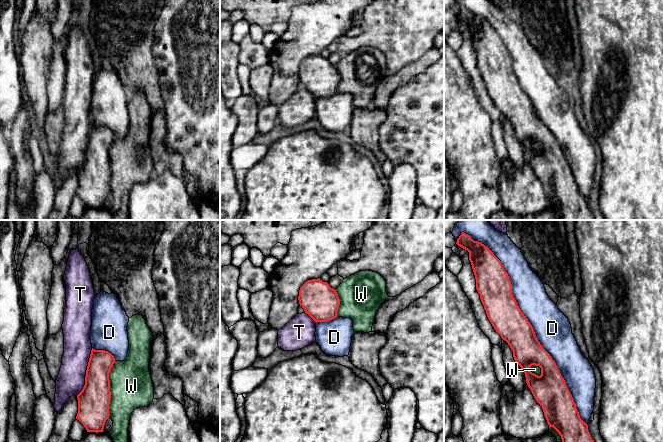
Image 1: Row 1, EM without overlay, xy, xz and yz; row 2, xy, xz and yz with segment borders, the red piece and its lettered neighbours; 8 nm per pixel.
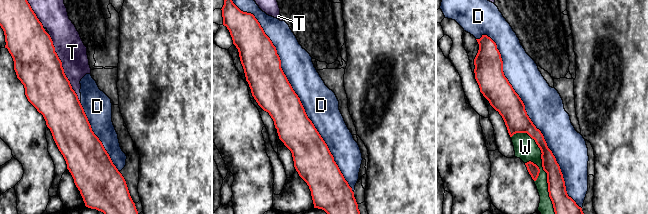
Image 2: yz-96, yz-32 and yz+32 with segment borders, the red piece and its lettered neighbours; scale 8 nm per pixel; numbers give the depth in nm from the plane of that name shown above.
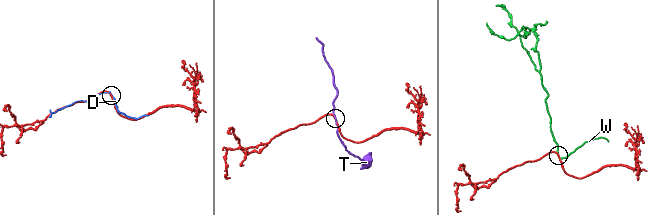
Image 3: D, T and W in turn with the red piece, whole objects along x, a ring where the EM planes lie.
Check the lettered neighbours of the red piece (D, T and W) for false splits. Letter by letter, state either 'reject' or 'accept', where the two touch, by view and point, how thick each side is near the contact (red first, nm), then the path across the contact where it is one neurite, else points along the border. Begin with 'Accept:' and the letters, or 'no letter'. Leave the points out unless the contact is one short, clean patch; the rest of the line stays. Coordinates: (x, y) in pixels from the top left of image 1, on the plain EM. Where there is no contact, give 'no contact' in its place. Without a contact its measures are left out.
Accept: D
D: accept | yz (529, 99) | 260/300 nm
T: reject | xy (86, 148) | 260/220 nm
W: reject | xy (109, 164) | 260/340 nm

